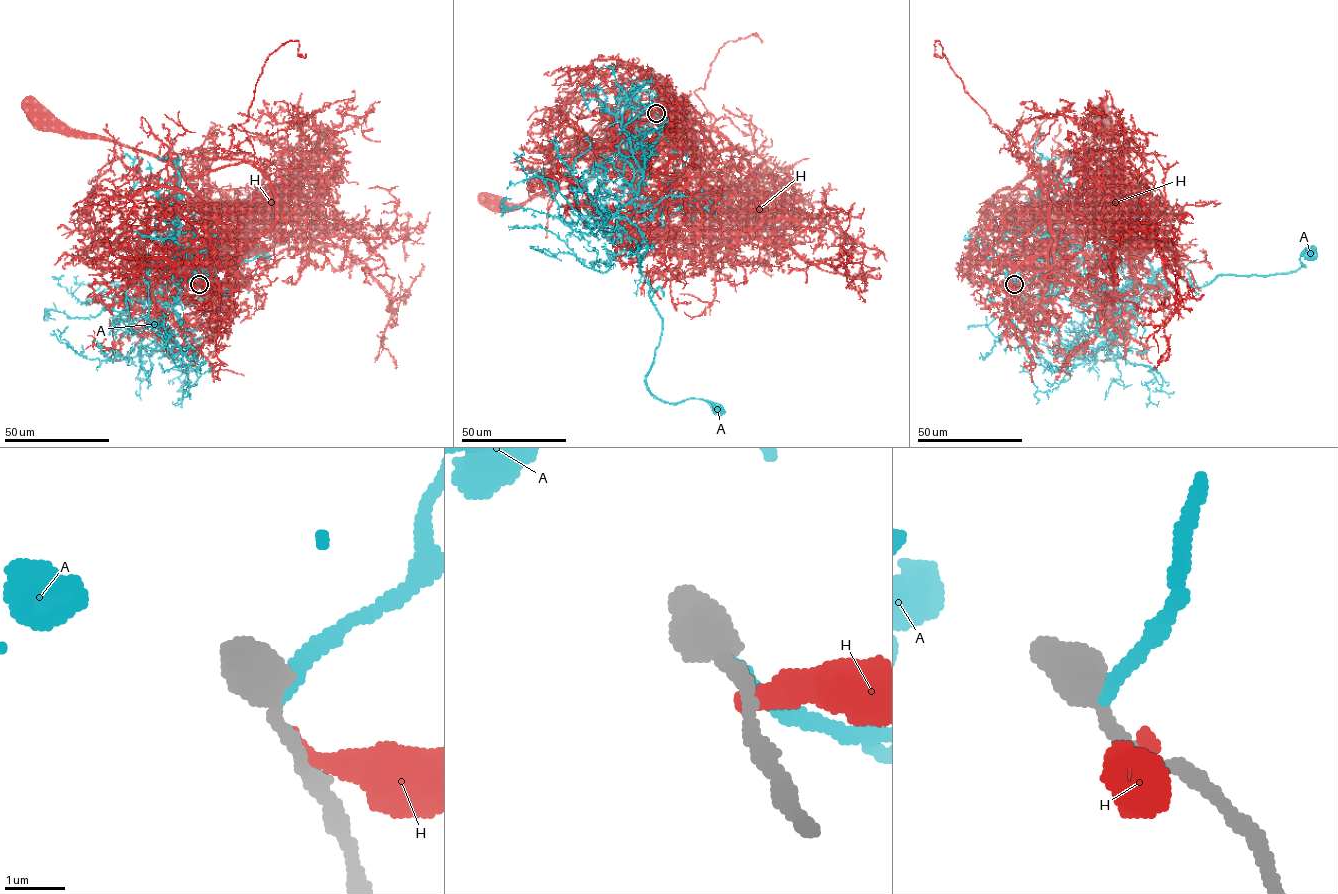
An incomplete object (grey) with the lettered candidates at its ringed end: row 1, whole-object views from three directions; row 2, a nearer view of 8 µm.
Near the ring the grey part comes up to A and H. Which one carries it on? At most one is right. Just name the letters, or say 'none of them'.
A

